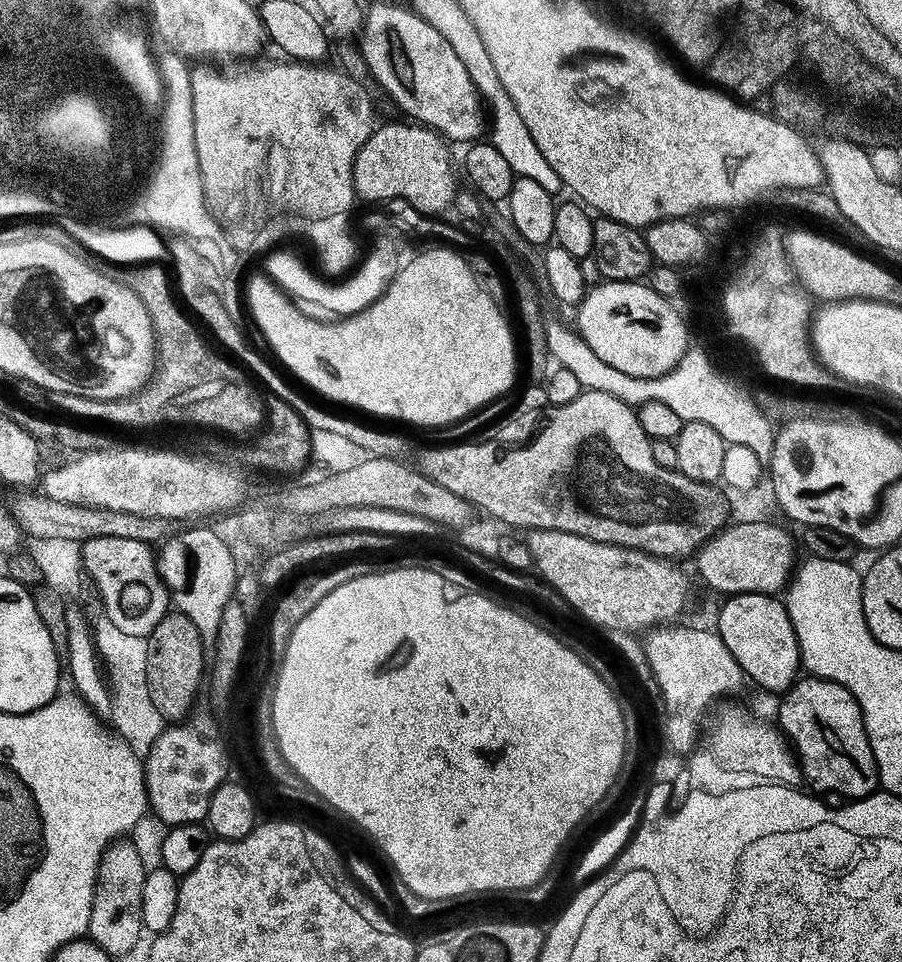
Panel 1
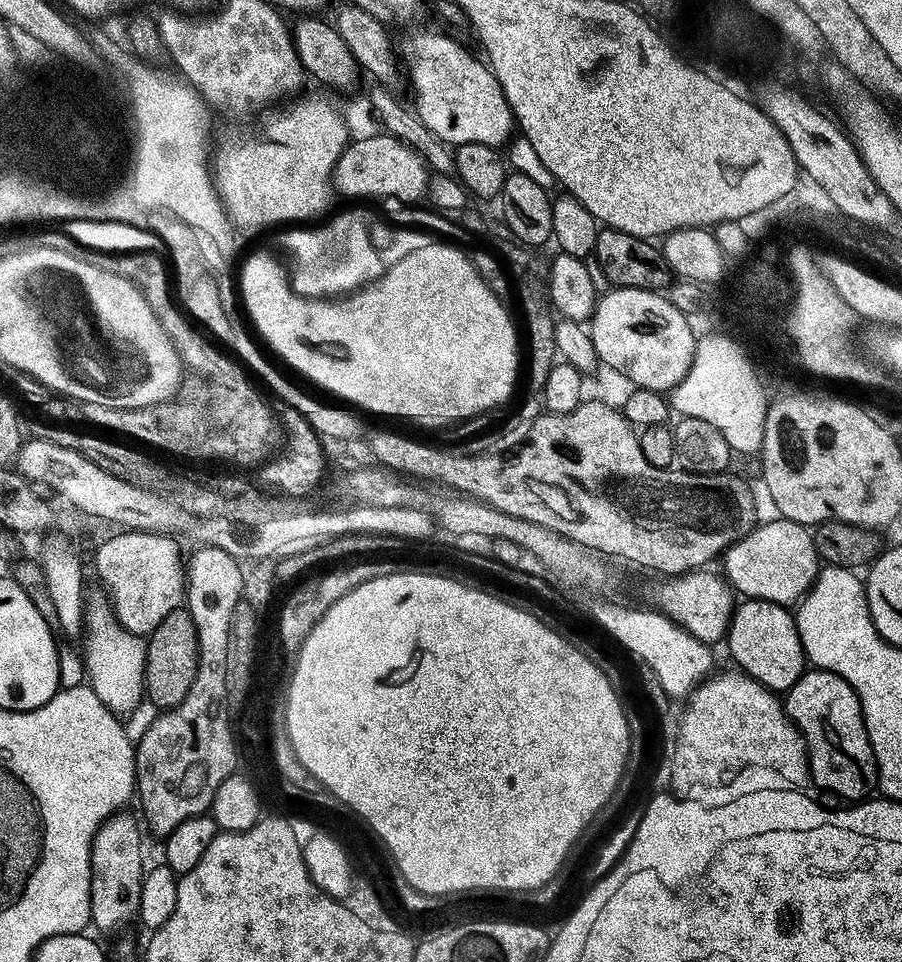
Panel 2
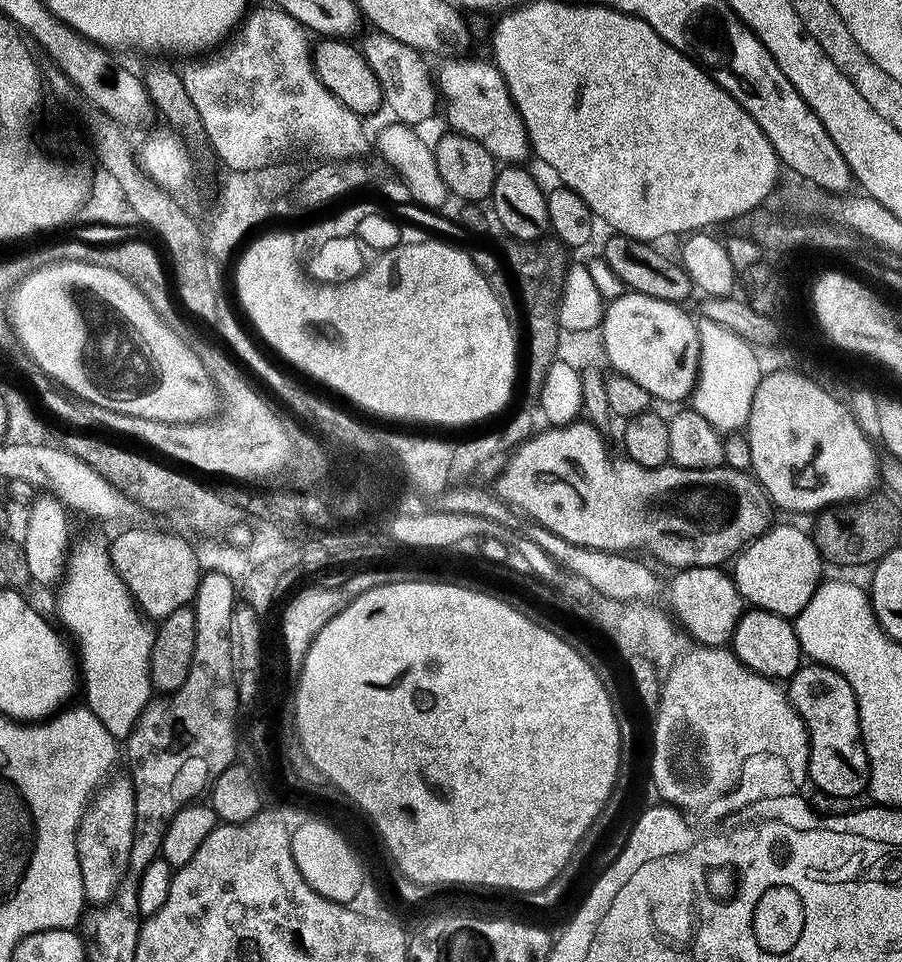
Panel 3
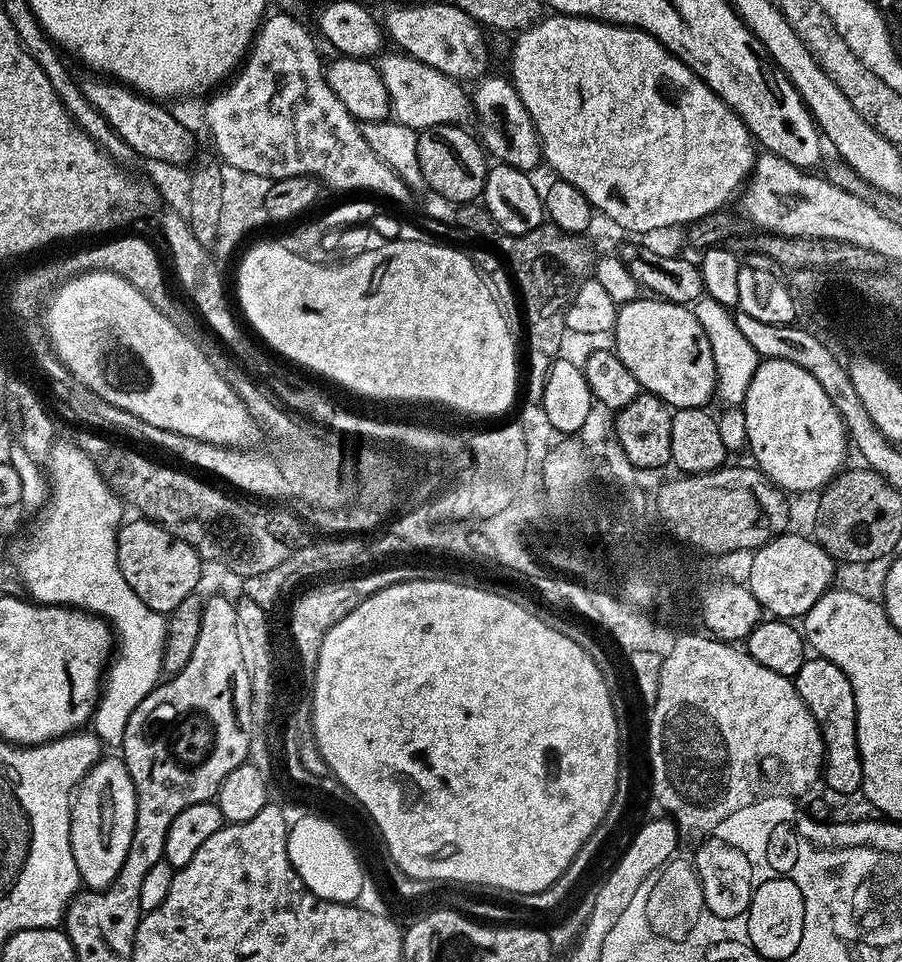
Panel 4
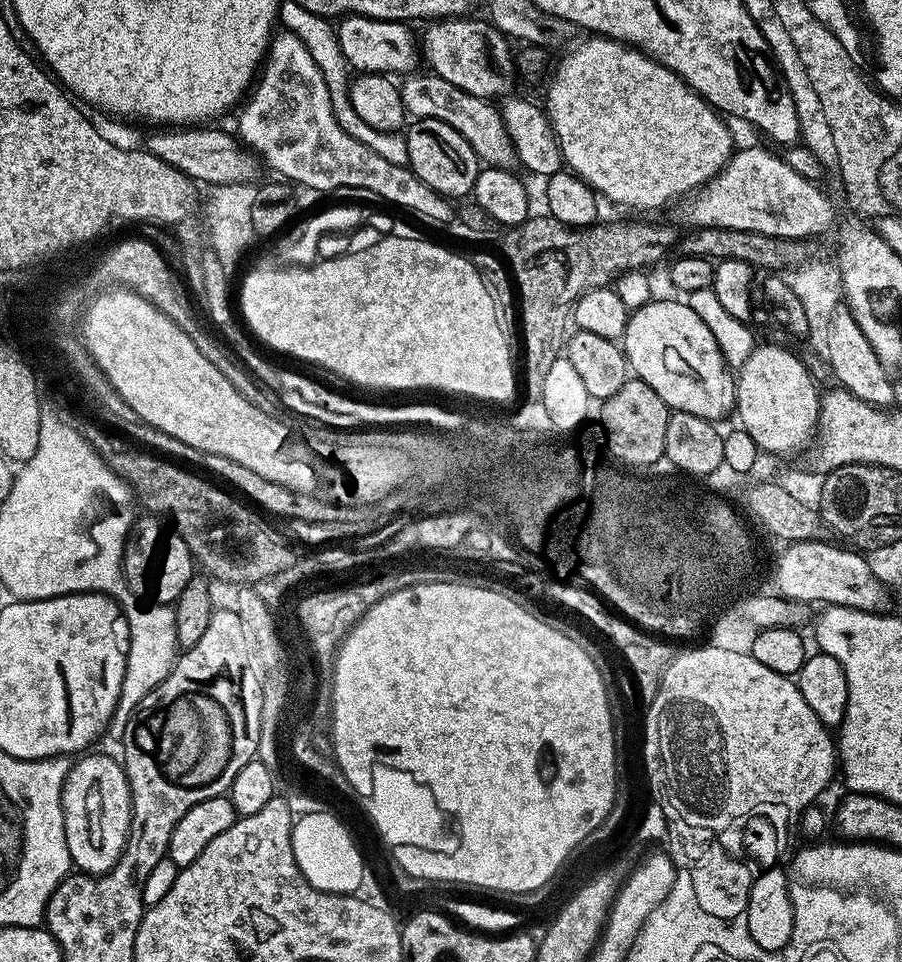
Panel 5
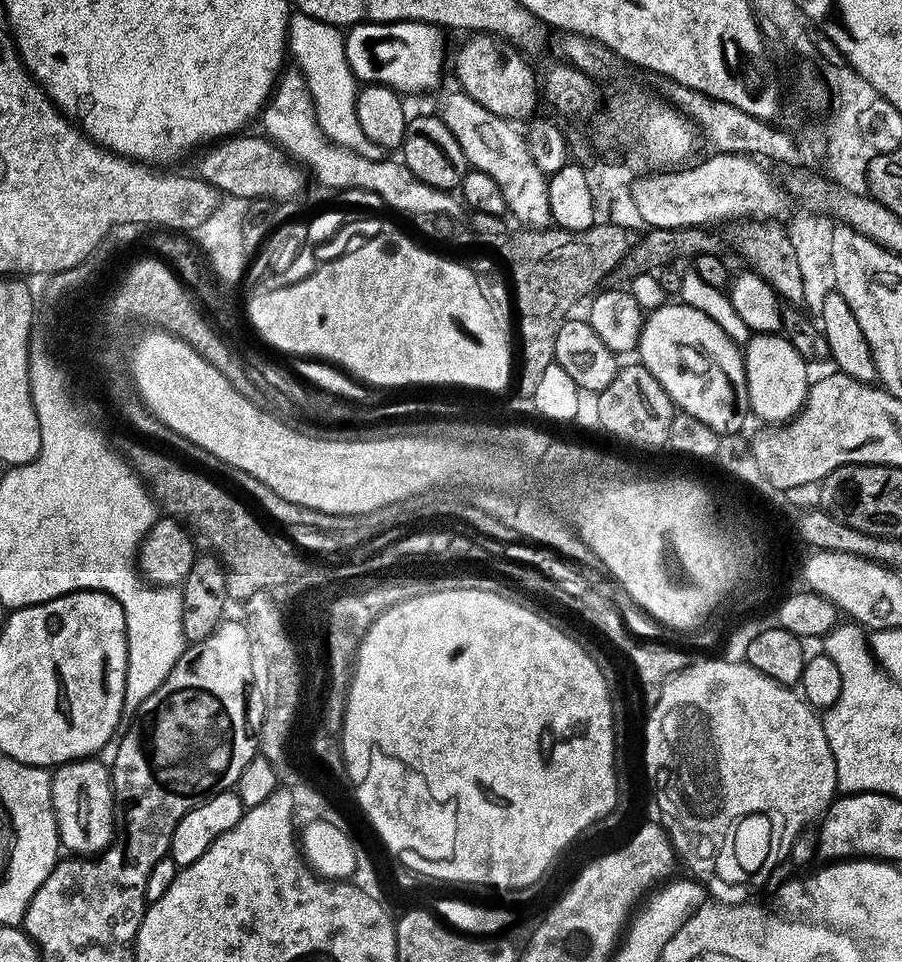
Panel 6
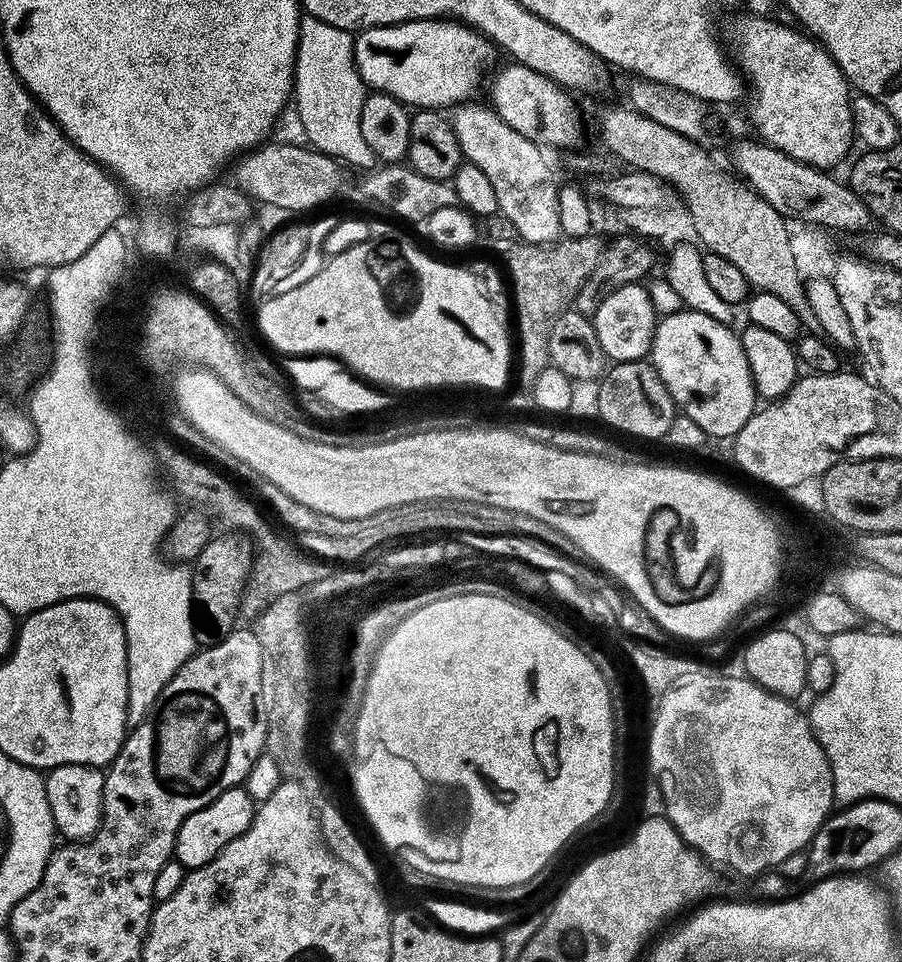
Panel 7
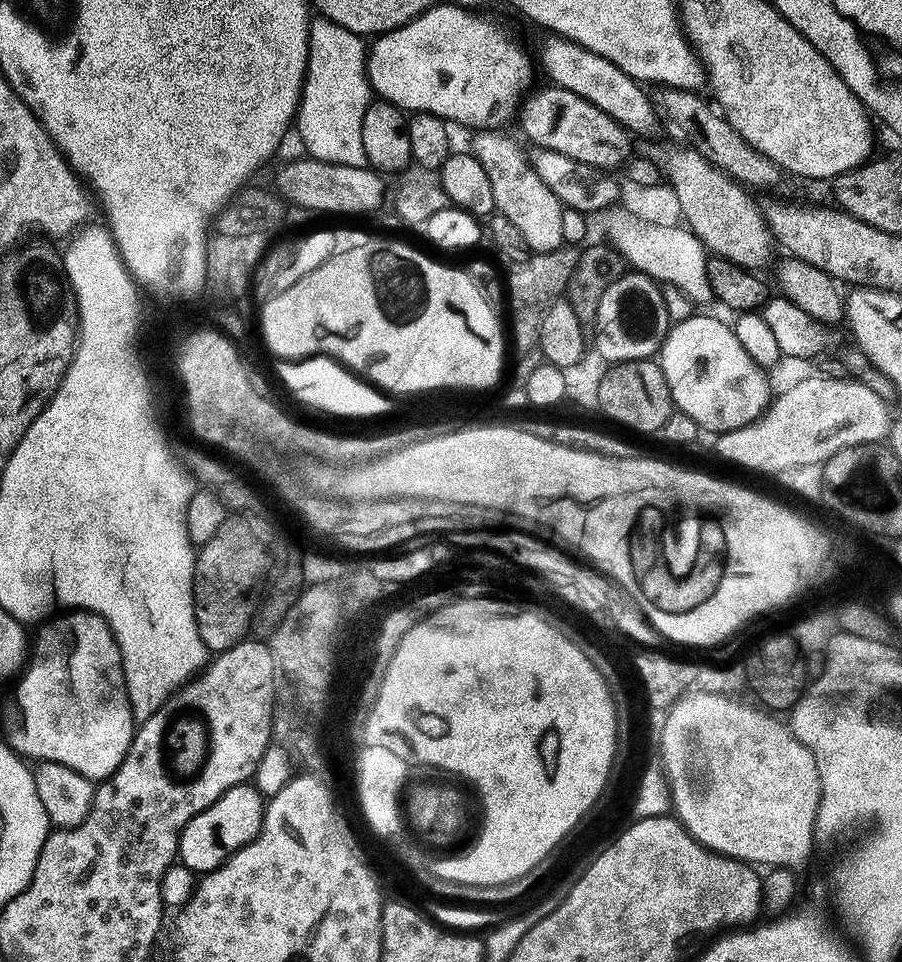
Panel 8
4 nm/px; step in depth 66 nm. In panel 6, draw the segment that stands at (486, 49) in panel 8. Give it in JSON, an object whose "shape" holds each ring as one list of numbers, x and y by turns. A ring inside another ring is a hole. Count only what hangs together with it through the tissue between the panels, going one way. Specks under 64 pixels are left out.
{"shape":[[400,20,397,24,353,24,344,37,346,58,357,81,386,84,401,94,428,92,446,76,445,33,434,24]]}

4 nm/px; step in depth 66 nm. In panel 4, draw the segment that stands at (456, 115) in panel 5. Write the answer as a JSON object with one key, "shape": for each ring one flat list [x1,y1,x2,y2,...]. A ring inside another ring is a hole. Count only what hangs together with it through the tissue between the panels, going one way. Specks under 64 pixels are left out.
{"shape":[[399,50,391,51,385,51,378,60,380,77,382,82,386,82,386,90,392,103,391,119,409,130,451,125,454,120,452,111,456,108,452,100,460,100,464,96,460,89,463,88,461,81,451,80,449,76,442,74,442,70,434,70,434,66,426,66,426,62,418,62,413,56,406,56]]}

